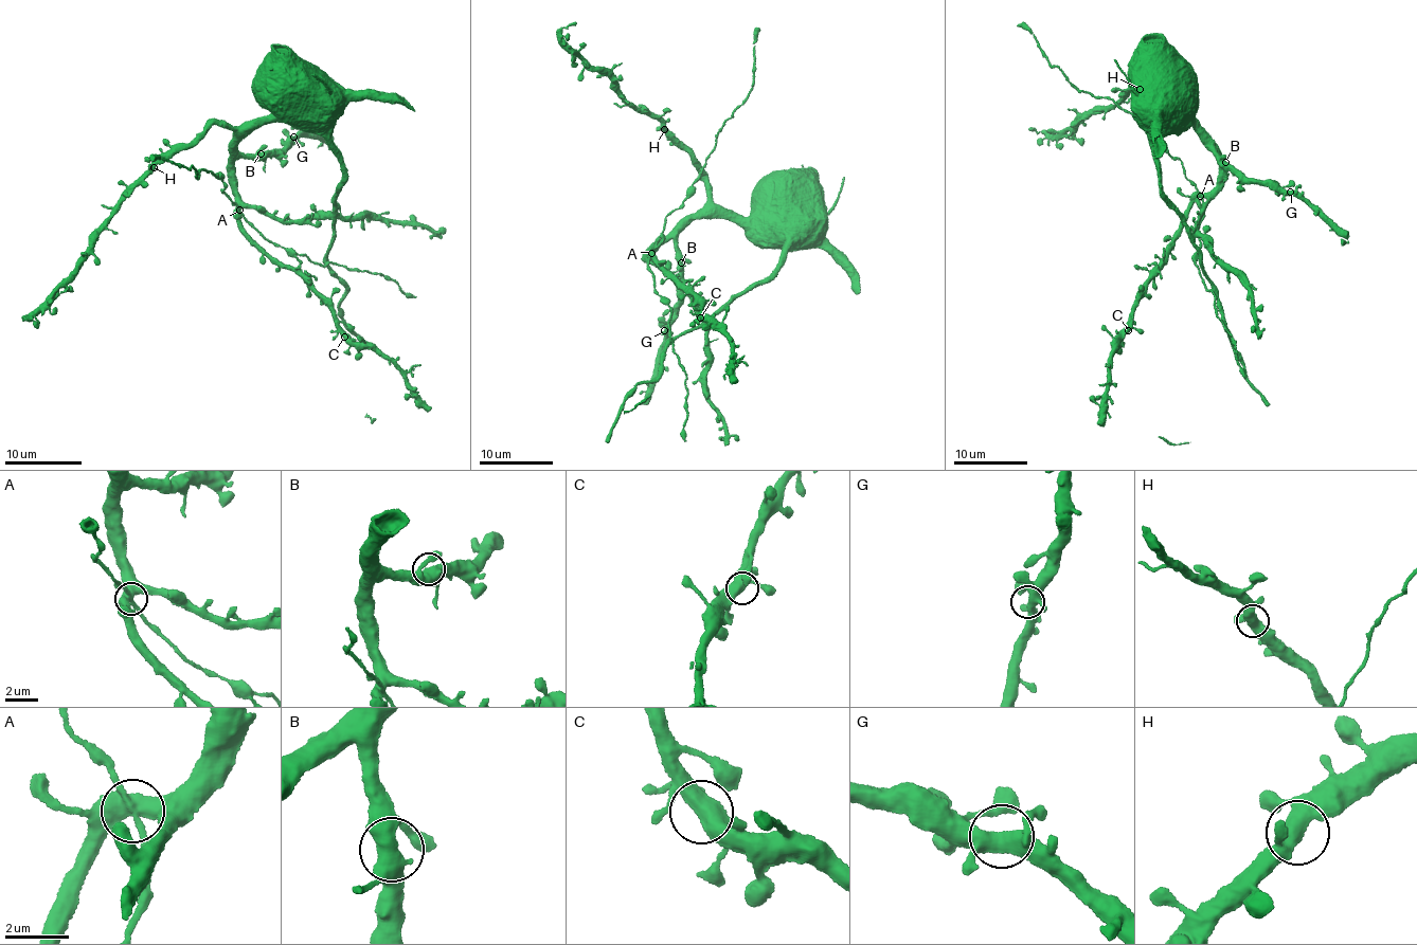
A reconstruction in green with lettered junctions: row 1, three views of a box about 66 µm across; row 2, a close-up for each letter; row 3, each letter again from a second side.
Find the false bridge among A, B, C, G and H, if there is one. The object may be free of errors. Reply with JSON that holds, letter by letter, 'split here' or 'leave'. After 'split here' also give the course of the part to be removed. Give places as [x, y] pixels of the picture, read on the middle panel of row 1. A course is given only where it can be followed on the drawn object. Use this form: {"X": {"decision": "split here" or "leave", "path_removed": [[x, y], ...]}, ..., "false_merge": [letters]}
{"A": {"decision": "leave"}, "B": {"decision": "leave"}, "C": {"decision": "leave"}, "G": {"decision": "leave"}, "H": {"decision": "leave"}, "false_merge": []}

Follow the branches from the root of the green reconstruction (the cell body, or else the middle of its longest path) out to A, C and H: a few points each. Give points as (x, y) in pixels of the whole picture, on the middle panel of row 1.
A: (795, 187), (784, 200), (766, 205), (743, 222), (721, 218), (695, 219), (651, 253)
C: (795, 187), (743, 222), (695, 219), (646, 255), (651, 251), (663, 268), (692, 288), (700, 317)
H: (795, 187), (784, 200), (766, 205), (745, 219), (714, 203), (692, 150), (664, 129)

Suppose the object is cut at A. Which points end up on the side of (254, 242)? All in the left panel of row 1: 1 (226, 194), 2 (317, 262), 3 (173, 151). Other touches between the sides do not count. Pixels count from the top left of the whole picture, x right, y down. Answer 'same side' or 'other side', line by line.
1: other side
2: other side
3: same side

